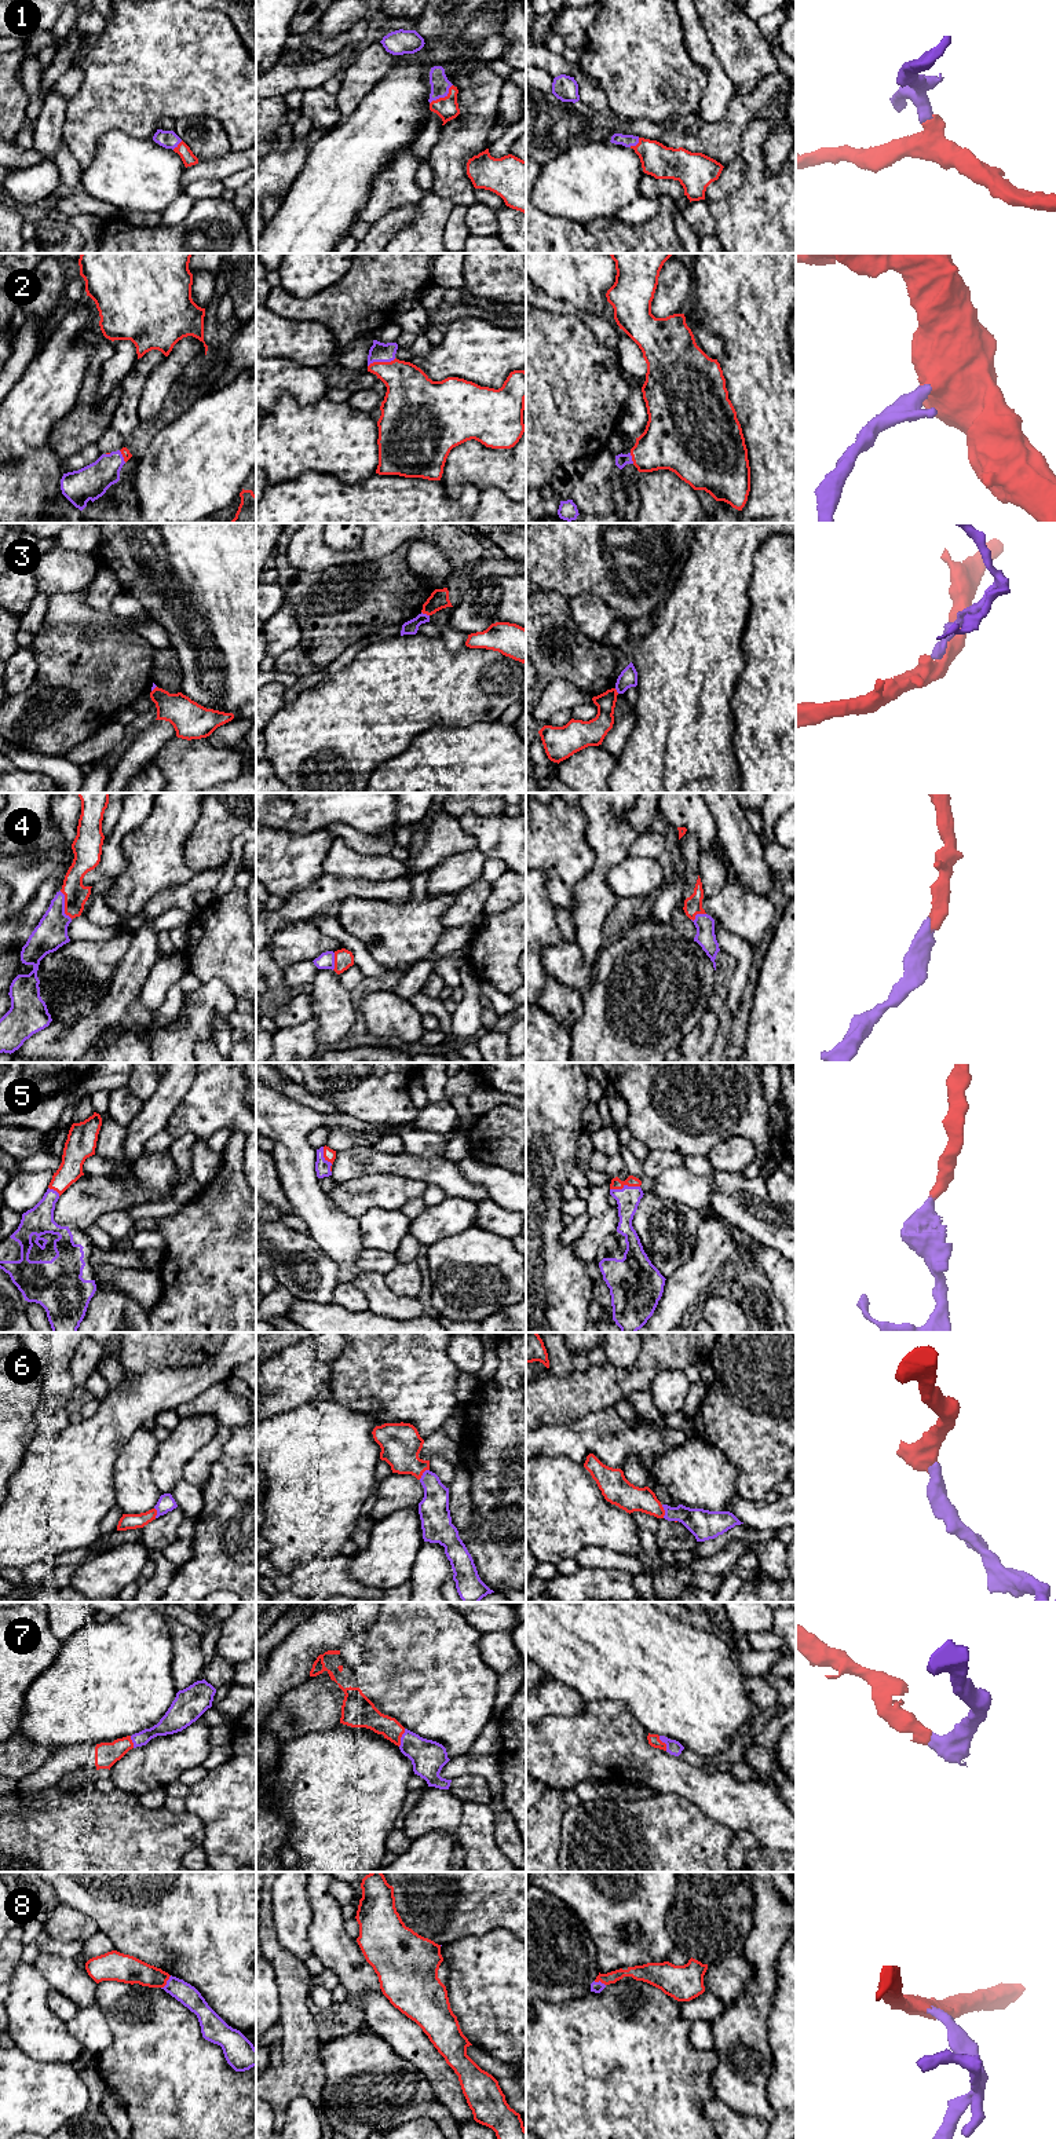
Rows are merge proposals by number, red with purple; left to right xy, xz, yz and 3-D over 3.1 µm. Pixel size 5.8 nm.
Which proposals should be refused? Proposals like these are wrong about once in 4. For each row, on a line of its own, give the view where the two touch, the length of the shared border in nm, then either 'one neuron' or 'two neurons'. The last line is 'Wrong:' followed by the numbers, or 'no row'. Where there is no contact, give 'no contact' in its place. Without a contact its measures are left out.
1: xz | 180 nm | one neuron
2: xz | 180 nm | one neuron
3: xz | 50 nm | two neurons
4: xy | 180 nm | one neuron
5: yz | 180 nm | one neuron
6: yz | 80 nm | one neuron
7: xz | 110 nm | one neuron
8: xy | 100 nm | one neuron
Wrong: 3

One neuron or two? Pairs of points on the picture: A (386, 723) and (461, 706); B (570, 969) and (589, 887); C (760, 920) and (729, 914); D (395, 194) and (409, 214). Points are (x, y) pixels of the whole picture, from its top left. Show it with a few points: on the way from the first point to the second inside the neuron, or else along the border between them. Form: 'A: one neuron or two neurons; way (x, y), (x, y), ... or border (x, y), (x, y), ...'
A: one neuron; way (405, 706), (442, 706)
B: two neurons; border (574, 942), (581, 957), (594, 966)
C: one neuron; way (752, 917), (737, 914)
D: two neurons; border (416, 203), (402, 203), (375, 222)

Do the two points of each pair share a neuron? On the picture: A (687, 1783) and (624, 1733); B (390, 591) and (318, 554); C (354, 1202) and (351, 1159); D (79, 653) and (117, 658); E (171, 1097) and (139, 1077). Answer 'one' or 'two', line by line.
A: one
B: two
C: two
D: one
E: two

